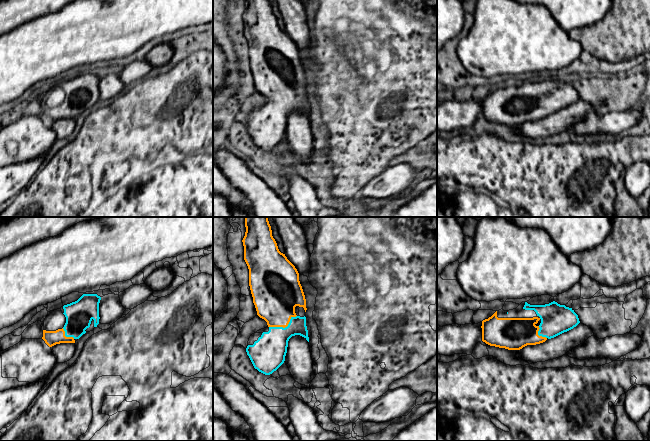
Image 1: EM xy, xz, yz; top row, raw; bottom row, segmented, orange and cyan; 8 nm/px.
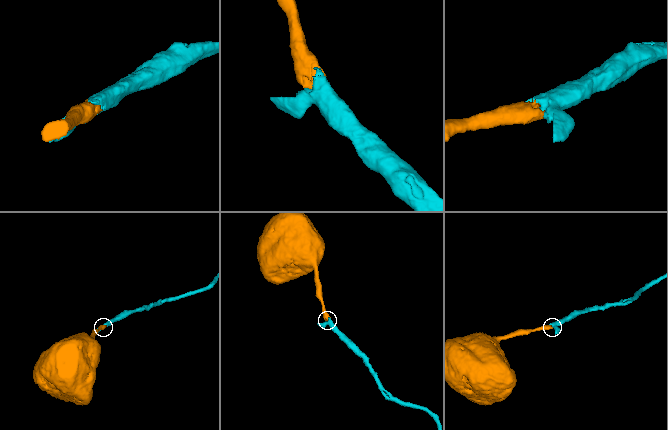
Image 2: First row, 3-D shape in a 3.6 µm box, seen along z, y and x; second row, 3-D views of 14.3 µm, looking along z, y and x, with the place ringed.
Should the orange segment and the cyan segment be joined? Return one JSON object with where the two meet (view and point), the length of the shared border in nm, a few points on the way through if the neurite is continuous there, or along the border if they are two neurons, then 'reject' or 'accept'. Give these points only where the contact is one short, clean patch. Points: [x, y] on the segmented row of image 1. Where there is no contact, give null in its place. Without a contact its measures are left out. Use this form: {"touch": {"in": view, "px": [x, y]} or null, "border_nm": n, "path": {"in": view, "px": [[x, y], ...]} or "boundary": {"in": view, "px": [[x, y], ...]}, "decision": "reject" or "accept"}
{"touch": {"in": "xz", "px": [284, 327]}, "border_nm": 240, "path": {"in": "xz", "px": [[275, 298], [275, 304], [284, 327], [268, 353]]}, "decision": "accept"}

